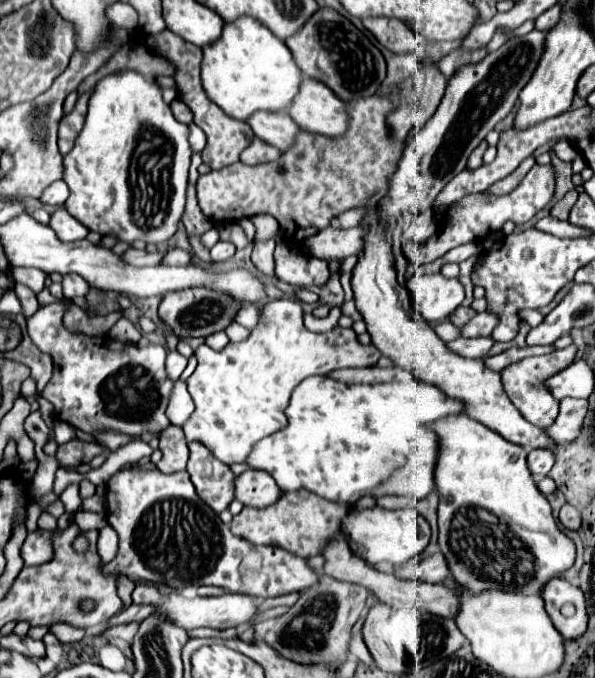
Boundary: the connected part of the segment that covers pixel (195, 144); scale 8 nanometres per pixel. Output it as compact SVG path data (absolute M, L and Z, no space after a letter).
M190 125L190 145L194 153L202 153L204 145L206 145L206 135L198 125Z

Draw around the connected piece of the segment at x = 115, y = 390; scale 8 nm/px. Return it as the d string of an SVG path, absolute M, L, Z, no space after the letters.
M56 301L52 305L40 307L36 315L28 319L28 333L34 345L52 357L52 379L42 391L42 397L54 405L54 415L60 421L74 425L84 433L102 433L102 431L116 431L124 435L142 435L146 431L164 431L170 421L166 417L166 405L170 399L172 381L164 371L166 349L162 345L126 345L114 341L110 337L88 337L84 333L72 333L64 327L64 313L68 305L64 301Z

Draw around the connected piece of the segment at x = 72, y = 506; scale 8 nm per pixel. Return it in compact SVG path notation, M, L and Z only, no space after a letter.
M68 485L64 489L64 493L60 495L60 501L64 503L66 513L76 513L80 509L80 503L82 503L82 499L78 495L78 485Z

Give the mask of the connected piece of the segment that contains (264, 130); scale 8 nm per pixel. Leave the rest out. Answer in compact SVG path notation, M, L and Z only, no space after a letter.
M258 111L250 115L250 121L246 121L254 135L270 145L274 145L280 151L288 151L300 127L288 117L288 113L268 113L268 111Z

